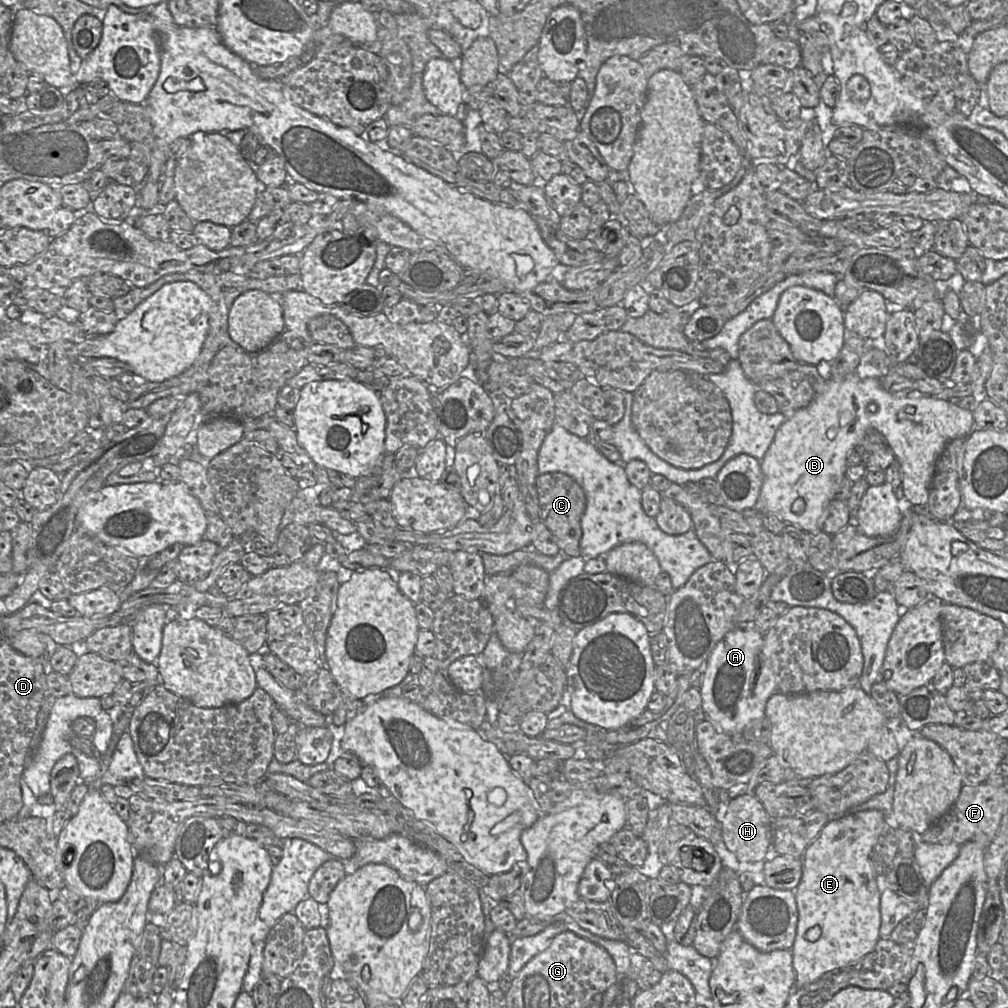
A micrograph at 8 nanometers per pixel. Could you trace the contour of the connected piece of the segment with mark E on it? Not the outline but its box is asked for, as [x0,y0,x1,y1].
[791,810,885,987]

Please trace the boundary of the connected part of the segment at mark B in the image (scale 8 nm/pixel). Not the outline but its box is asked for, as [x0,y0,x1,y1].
[755,372,973,534]

